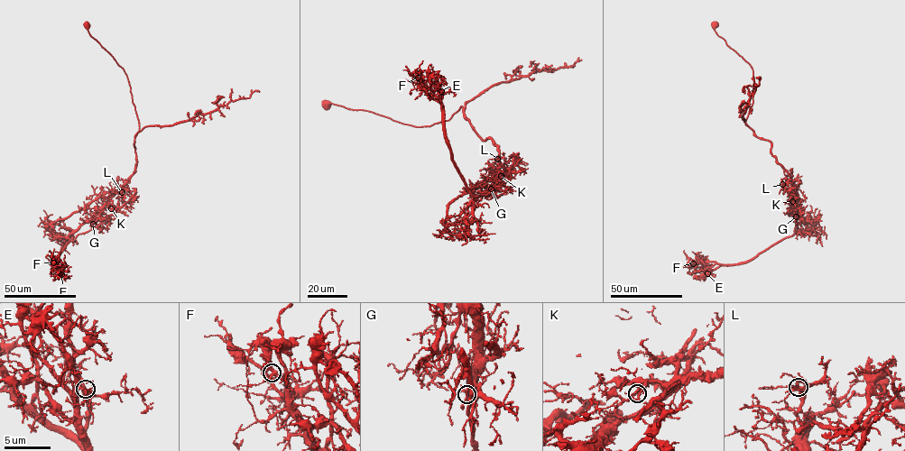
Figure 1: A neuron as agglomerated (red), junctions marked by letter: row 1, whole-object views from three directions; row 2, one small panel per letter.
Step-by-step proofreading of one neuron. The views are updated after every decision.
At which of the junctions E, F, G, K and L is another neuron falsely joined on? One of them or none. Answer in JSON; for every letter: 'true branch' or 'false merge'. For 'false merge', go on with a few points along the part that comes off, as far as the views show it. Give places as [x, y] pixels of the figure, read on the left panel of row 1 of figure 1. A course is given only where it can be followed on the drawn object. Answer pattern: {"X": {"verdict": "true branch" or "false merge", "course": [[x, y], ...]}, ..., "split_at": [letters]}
{"E": {"verdict": "true branch"}, "F": {"verdict": "true branch"}, "G": {"verdict": "true branch"}, "K": {"verdict": "false merge", "course": [[111, 208], [115, 212], [67, 243], [56, 266], [62, 265], [53, 258], [54, 248]]}, "L": {"verdict": "true branch"}, "split_at": ["K"]}

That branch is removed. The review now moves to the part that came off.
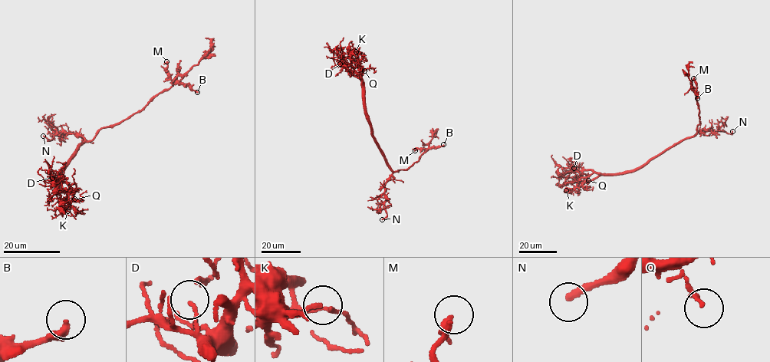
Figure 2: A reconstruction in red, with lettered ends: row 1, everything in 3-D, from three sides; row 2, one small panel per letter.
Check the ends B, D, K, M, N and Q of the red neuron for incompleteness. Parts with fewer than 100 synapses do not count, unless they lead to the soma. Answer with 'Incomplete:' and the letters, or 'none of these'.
Incomplete: N

